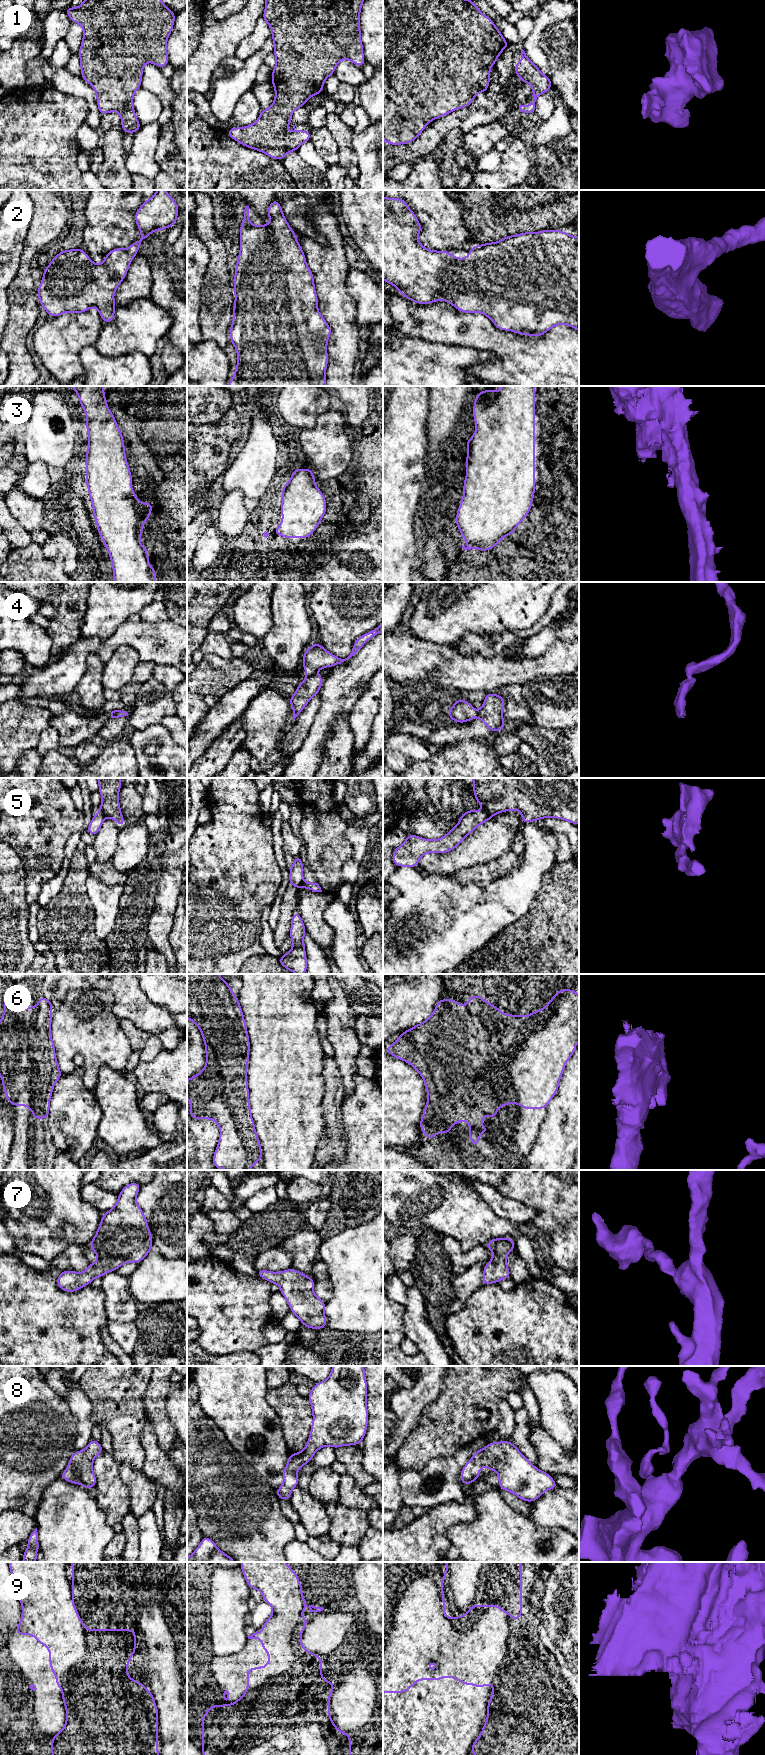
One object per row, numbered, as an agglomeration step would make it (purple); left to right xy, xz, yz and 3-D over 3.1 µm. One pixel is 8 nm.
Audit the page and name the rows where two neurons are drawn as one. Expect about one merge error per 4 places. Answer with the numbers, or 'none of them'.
4, 5, 9

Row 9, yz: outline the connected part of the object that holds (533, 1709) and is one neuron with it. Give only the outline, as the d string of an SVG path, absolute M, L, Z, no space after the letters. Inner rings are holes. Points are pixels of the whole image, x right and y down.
M519 1562L520 1569L520 1617L519 1623L523 1629L532 1630L531 1641L510 1641L507 1643L507 1653L503 1664L494 1677L494 1688L487 1703L487 1720L479 1734L479 1738L471 1745L472 1755L579 1755L579 1562Z

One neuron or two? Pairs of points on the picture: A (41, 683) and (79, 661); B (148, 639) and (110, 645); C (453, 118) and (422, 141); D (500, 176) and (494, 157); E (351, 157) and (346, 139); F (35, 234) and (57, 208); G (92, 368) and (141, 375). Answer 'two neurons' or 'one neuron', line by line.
A: one neuron
B: one neuron
C: one neuron
D: two neurons
E: one neuron
F: one neuron
G: one neuron

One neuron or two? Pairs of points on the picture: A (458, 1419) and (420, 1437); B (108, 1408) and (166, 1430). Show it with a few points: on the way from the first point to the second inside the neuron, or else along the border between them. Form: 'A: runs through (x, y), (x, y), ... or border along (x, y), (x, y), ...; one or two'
A: runs through (449, 1425), (446, 1425), (433, 1437), (429, 1437); one
B: border along (142, 1398), (142, 1408), (146, 1421); two

